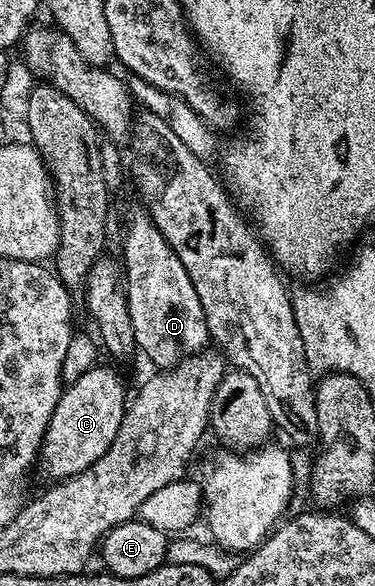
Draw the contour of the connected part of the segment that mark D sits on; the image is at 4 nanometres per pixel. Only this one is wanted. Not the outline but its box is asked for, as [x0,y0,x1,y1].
[121,203,211,367]

